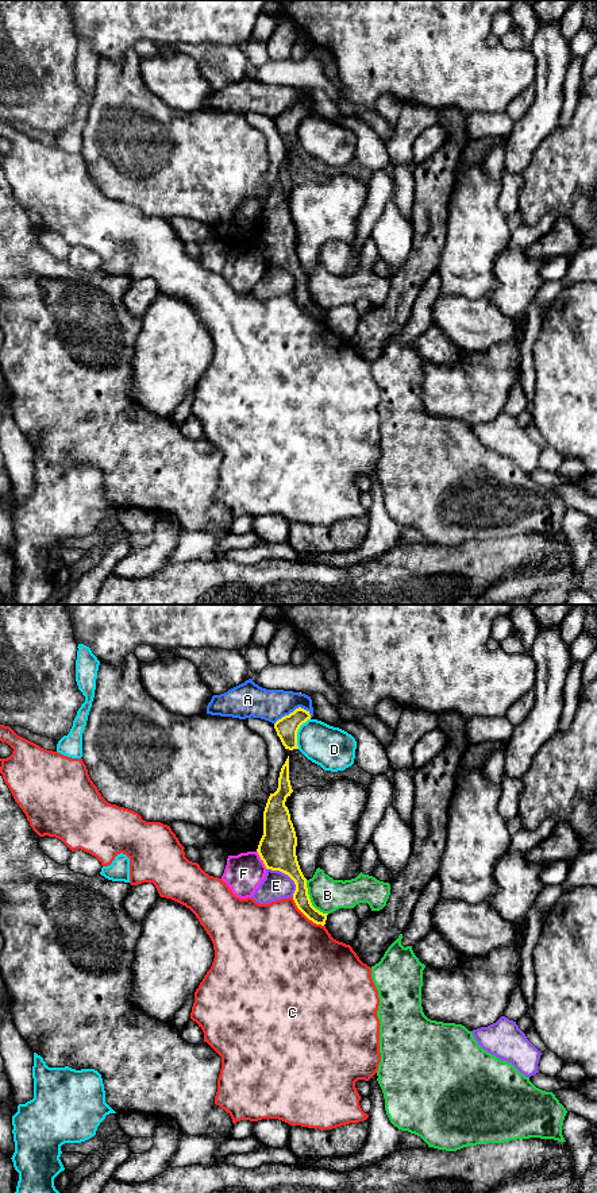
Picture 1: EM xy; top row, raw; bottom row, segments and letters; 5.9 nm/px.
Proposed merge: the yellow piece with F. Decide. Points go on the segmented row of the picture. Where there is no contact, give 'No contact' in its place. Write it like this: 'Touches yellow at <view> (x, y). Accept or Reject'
Touches yellow at xy (261, 858). Reject

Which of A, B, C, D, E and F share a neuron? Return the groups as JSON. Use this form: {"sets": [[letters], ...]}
{"sets": [["A"], ["B"], ["C"], ["D"], ["E"], ["F"]]}

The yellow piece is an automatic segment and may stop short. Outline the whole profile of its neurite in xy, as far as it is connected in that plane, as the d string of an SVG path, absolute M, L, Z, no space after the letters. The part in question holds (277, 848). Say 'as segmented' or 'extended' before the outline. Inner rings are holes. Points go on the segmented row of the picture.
as segmented; M288 756L280 772L278 788L274 794L270 794L263 811L263 835L257 852L266 869L280 870L294 881L293 900L297 908L313 923L324 926L328 914L323 914L312 906L307 879L296 856L297 837L289 810L285 806L286 798L292 792Z

